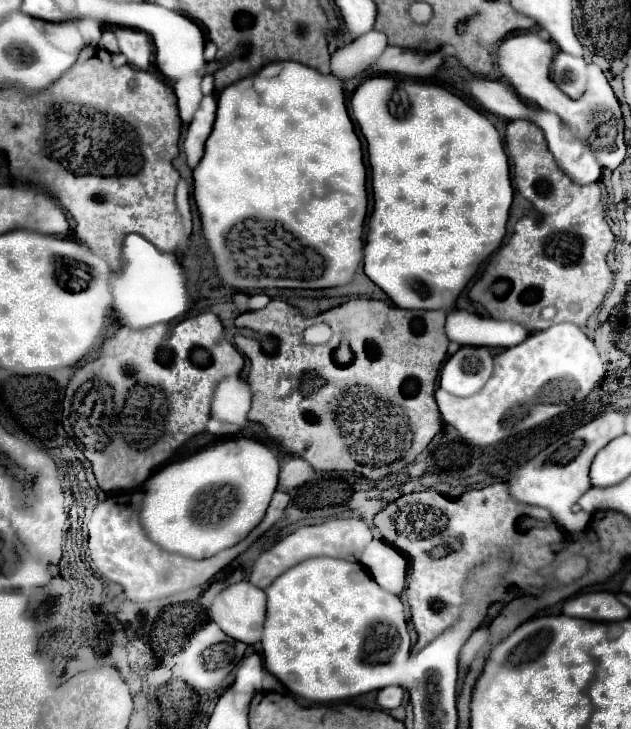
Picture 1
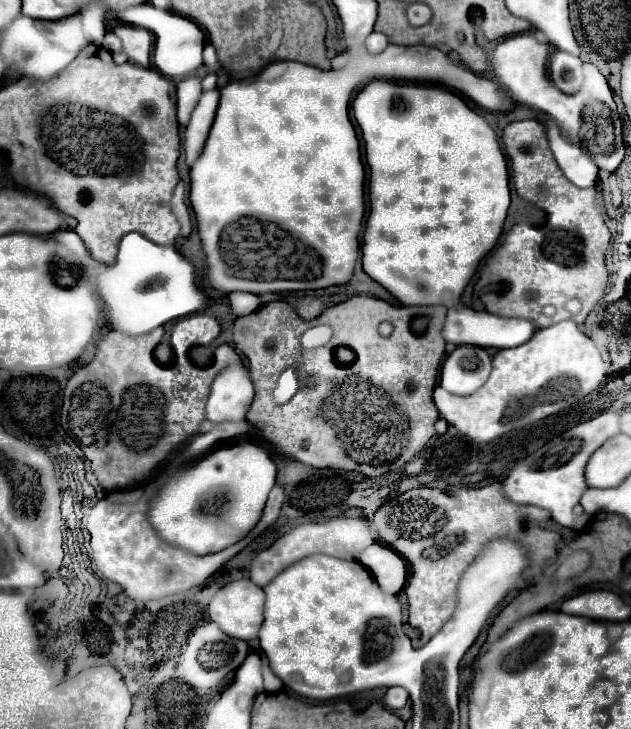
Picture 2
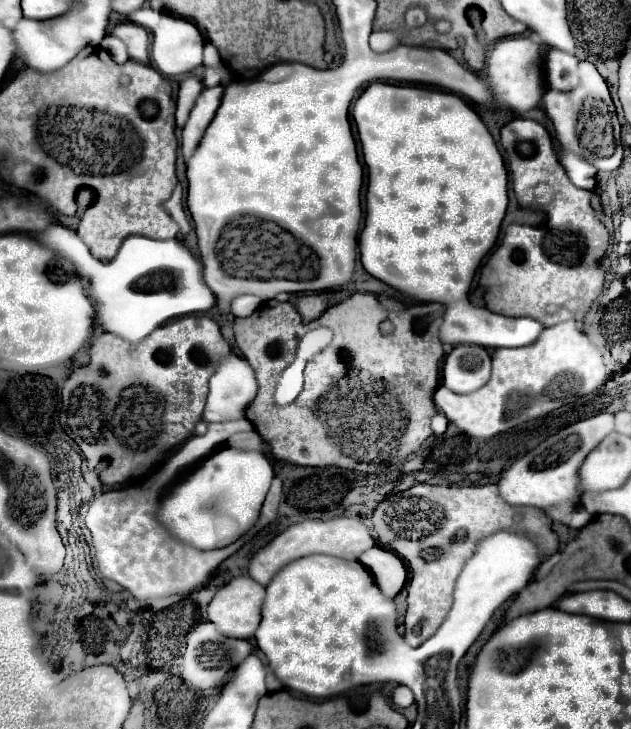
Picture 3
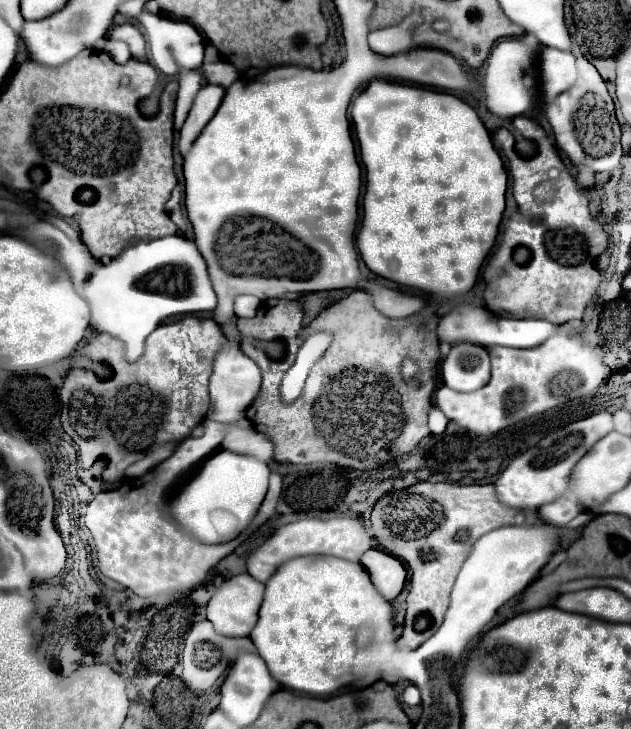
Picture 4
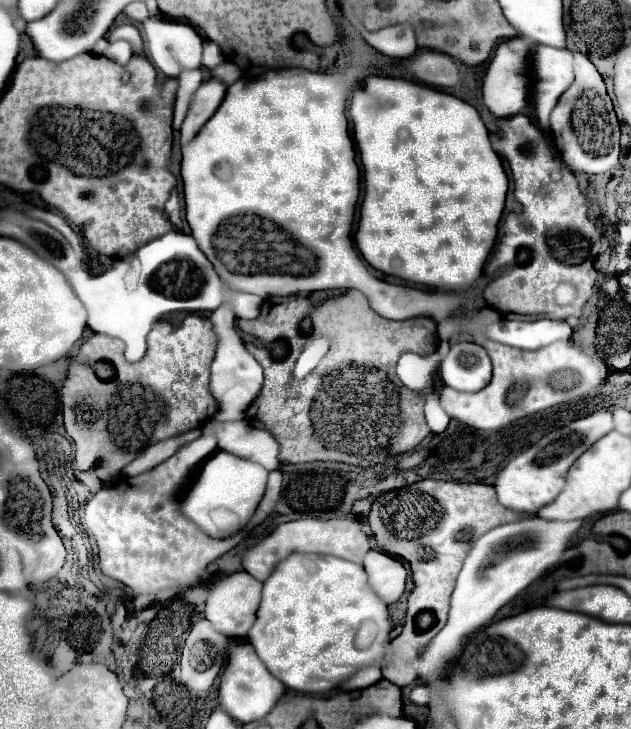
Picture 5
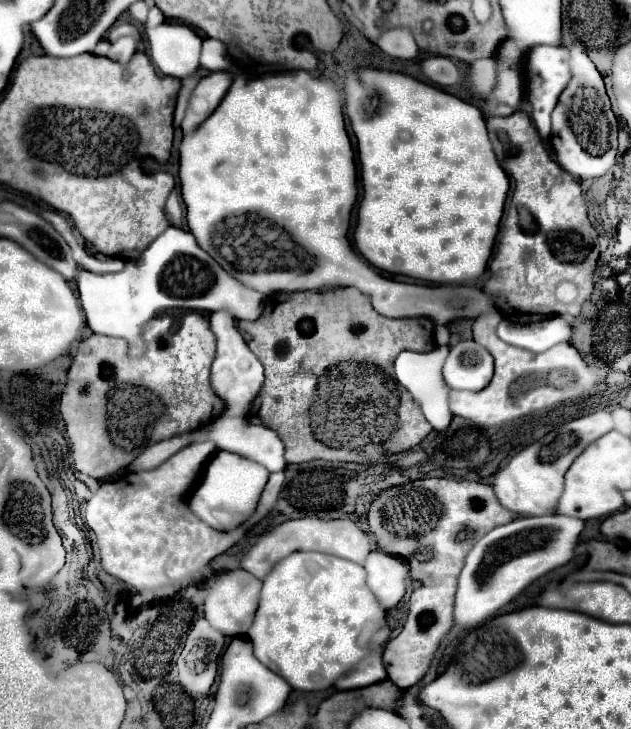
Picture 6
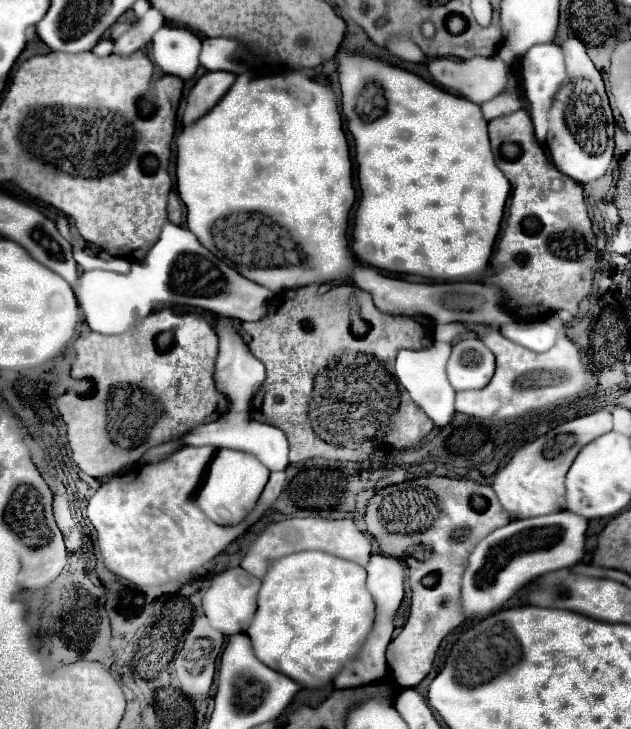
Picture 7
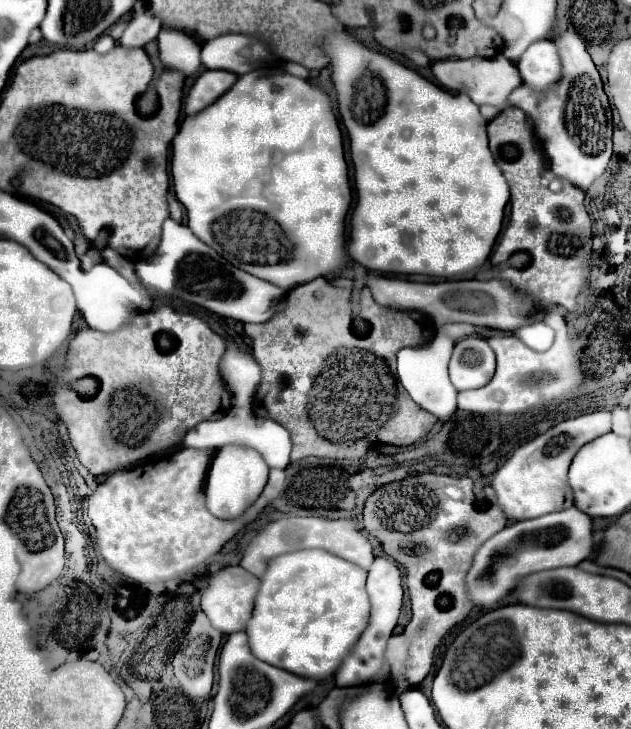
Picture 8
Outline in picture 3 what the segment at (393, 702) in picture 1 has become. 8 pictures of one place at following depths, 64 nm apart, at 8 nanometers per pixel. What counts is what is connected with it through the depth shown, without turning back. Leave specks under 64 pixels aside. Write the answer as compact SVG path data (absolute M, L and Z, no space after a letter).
M398 686L398 688L394 690L392 702L394 702L396 706L400 706L400 708L406 708L406 706L410 706L410 704L414 702L414 694L412 694L412 690L406 688L406 686Z

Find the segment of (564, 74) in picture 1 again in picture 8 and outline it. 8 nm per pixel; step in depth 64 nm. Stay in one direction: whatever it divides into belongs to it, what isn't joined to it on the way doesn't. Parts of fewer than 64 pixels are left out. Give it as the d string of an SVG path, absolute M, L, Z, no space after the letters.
M538 40L530 44L518 60L518 70L522 80L542 92L550 88L554 80L560 80L560 58L556 56L556 46L552 40Z

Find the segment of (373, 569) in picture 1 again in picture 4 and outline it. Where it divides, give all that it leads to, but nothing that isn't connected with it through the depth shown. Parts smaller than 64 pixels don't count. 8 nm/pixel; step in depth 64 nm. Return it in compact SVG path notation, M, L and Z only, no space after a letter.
M370 548L362 556L362 566L368 570L370 582L374 584L374 588L386 600L394 600L402 592L406 582L406 570L396 556Z

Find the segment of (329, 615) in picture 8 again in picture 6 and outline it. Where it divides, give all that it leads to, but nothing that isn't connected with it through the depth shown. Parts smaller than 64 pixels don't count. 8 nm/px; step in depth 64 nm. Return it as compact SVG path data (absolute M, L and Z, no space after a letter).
M294 552L280 560L264 578L260 606L248 638L254 644L256 658L278 676L284 676L294 690L316 692L330 688L348 668L354 668L368 654L372 634L384 626L384 610L376 604L370 588L364 582L364 568L356 562L326 556L320 552Z

